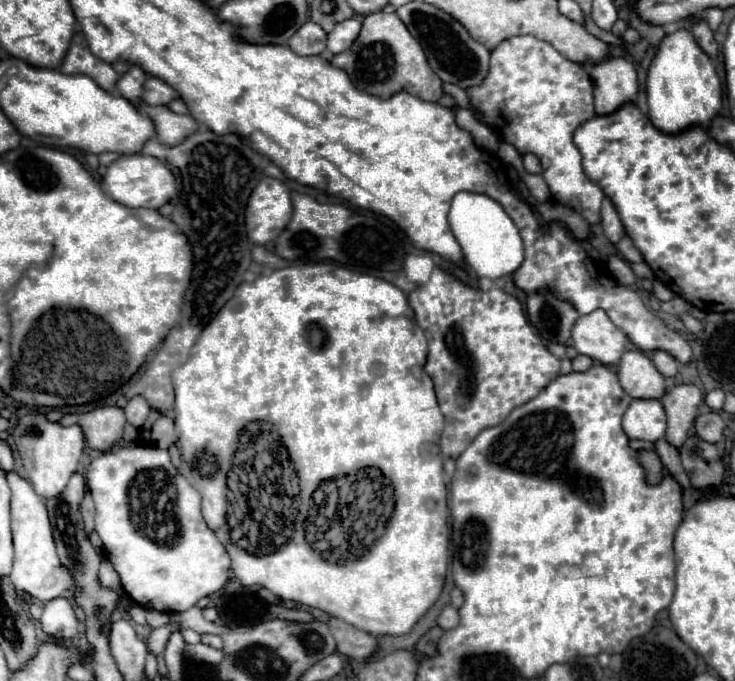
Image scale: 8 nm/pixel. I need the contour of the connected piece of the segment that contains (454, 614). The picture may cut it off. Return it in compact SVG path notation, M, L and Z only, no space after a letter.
M445 607L443 609L443 613L439 615L439 619L437 619L437 623L439 623L439 627L441 629L445 629L445 631L449 631L449 629L455 629L457 625L459 625L459 611L455 609L455 607Z

